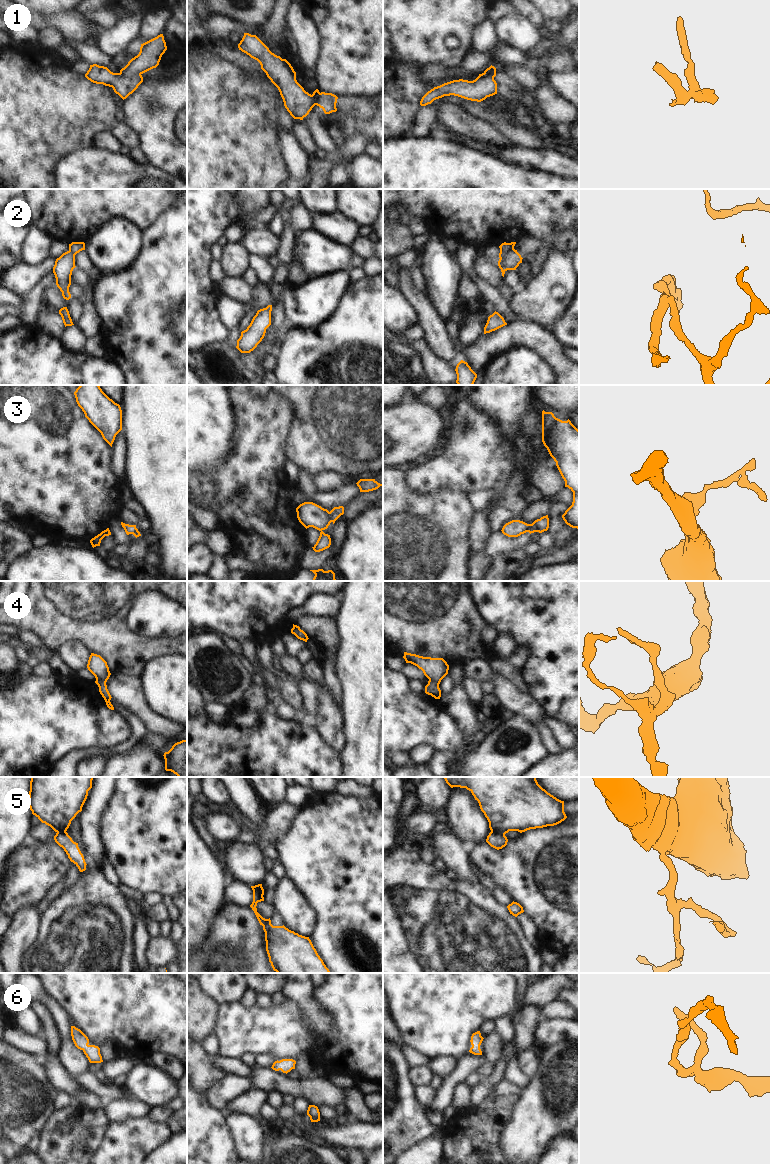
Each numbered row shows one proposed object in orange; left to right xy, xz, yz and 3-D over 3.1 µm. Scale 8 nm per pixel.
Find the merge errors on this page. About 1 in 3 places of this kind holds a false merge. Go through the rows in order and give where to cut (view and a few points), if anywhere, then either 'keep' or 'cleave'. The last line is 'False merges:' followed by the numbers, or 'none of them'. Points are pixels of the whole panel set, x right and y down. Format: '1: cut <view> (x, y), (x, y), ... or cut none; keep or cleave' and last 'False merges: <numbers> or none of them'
1: cut xy (120, 72), (127, 77), (140, 74); cleave
2: cut yz (513, 248), (500, 259); cleave
3: cut none; keep
4: cut none; keep
5: cut yz (491, 830), (504, 834); cleave
6: cut none; keep
False merges: 1, 2, 5

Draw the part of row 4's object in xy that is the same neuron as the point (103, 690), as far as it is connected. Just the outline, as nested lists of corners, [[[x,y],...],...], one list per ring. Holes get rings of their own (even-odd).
[[[91,653],[87,668],[95,676],[95,683],[98,685],[99,692],[104,698],[107,707],[111,710],[114,710],[114,707],[110,702],[112,697],[106,685],[106,682],[111,675],[107,662],[100,655]]]

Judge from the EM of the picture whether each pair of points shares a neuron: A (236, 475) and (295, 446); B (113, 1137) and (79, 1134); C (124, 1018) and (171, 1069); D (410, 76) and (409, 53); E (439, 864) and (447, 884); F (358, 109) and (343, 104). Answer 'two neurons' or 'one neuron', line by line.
A: two neurons
B: two neurons
C: two neurons
D: two neurons
E: two neurons
F: one neuron

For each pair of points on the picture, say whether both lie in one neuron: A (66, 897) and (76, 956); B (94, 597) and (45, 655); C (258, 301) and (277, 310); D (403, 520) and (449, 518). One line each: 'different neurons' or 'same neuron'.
A: same neuron
B: different neurons
C: different neurons
D: same neuron

